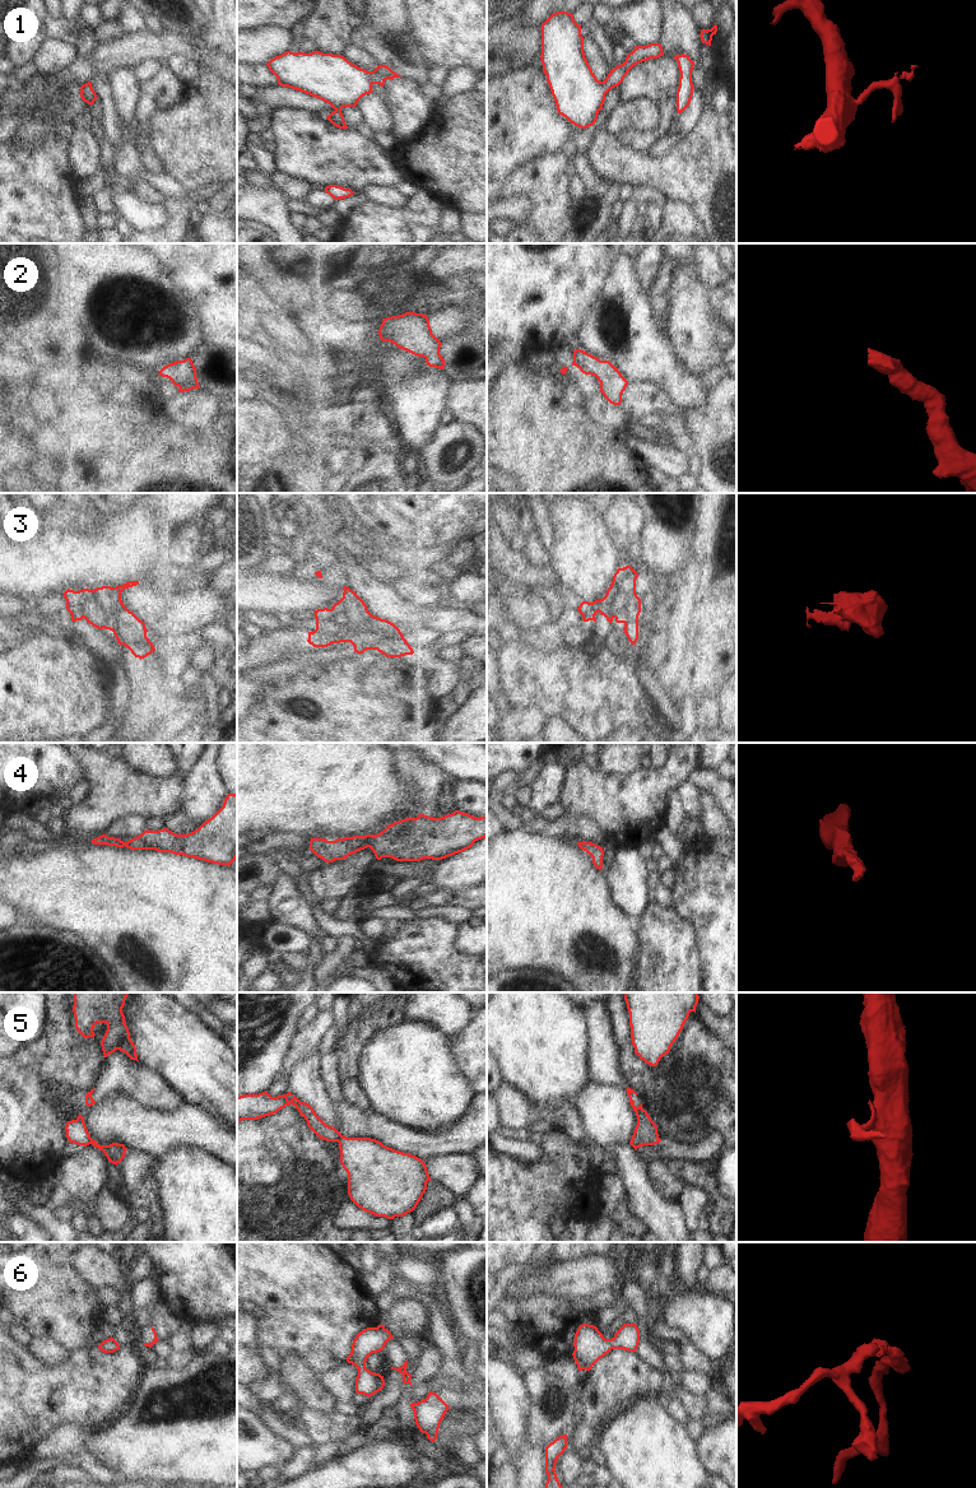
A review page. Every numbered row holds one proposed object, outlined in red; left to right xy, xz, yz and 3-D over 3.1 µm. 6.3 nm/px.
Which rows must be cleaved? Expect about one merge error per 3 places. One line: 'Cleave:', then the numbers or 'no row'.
Cleave: 5

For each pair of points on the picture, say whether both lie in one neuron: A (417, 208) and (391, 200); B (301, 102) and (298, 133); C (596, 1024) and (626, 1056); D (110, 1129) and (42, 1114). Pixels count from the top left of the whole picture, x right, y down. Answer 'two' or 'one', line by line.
A: two
B: two
C: two
D: two

